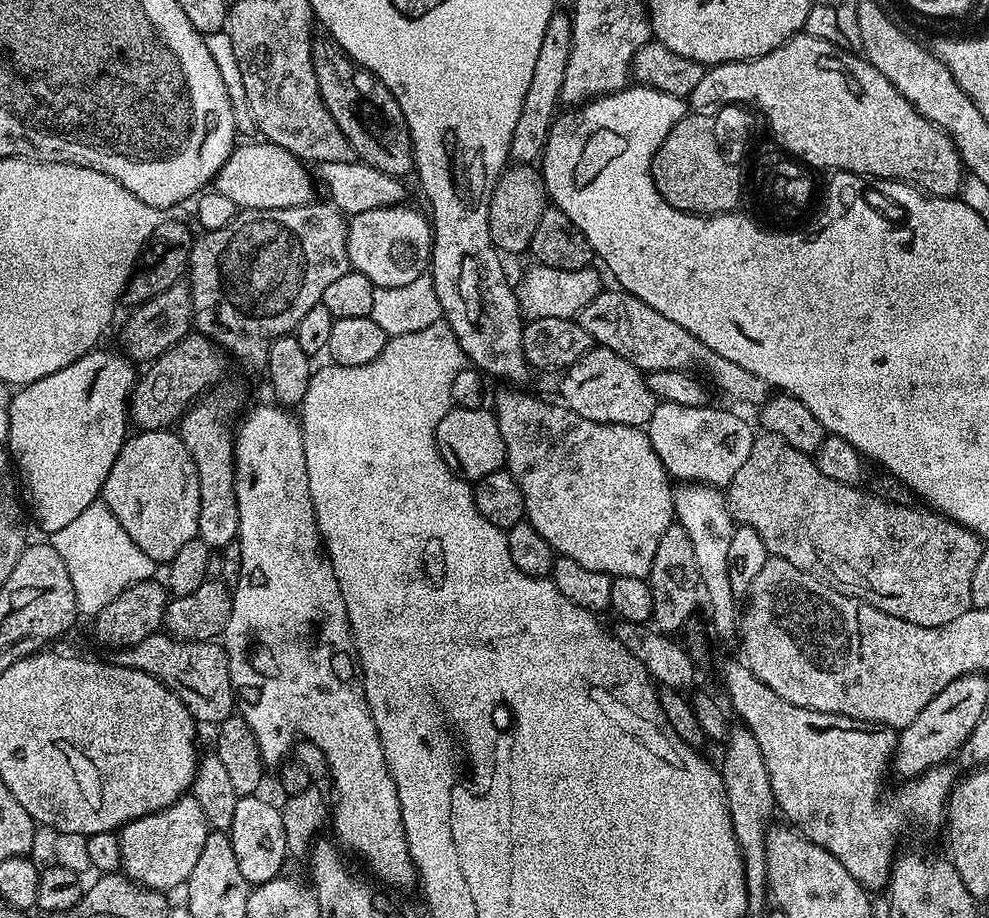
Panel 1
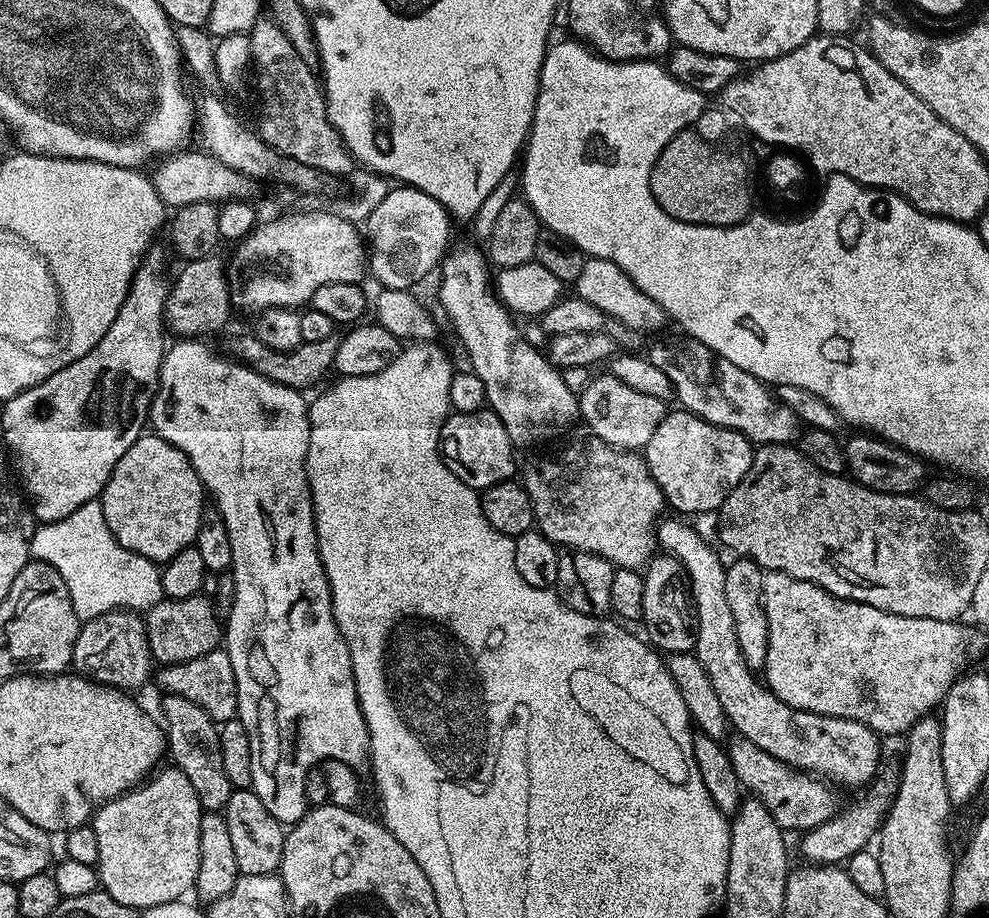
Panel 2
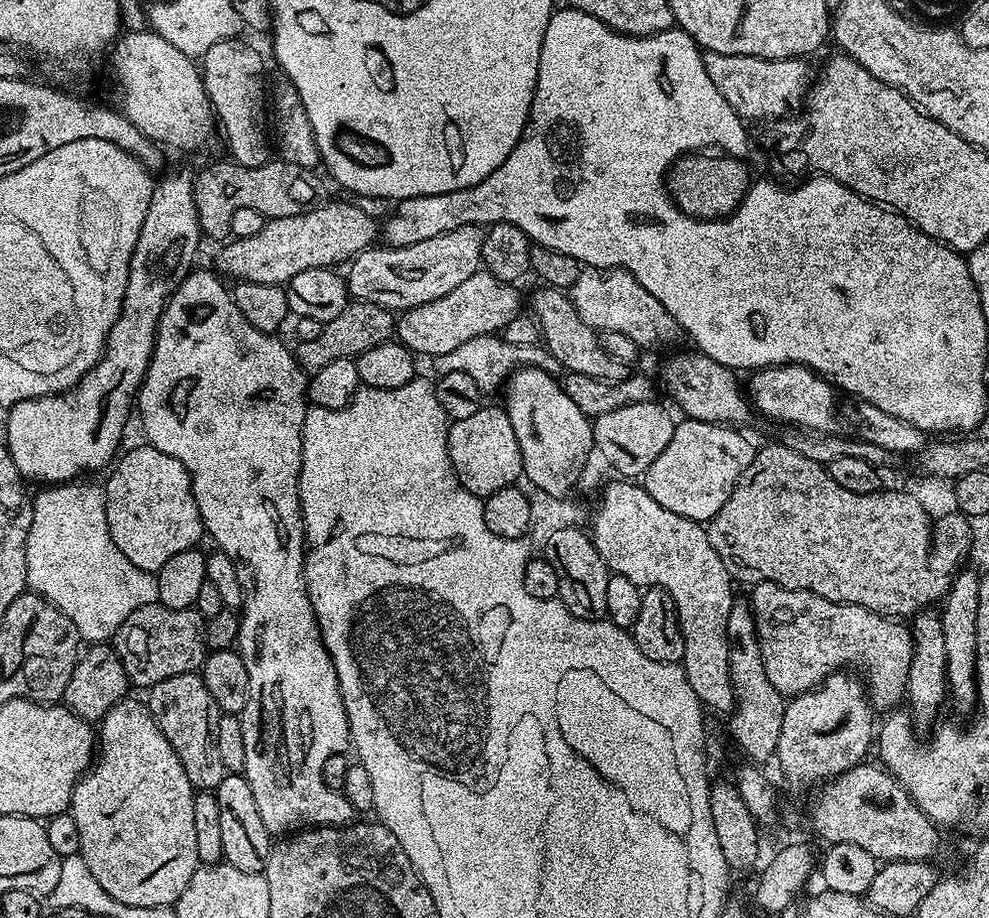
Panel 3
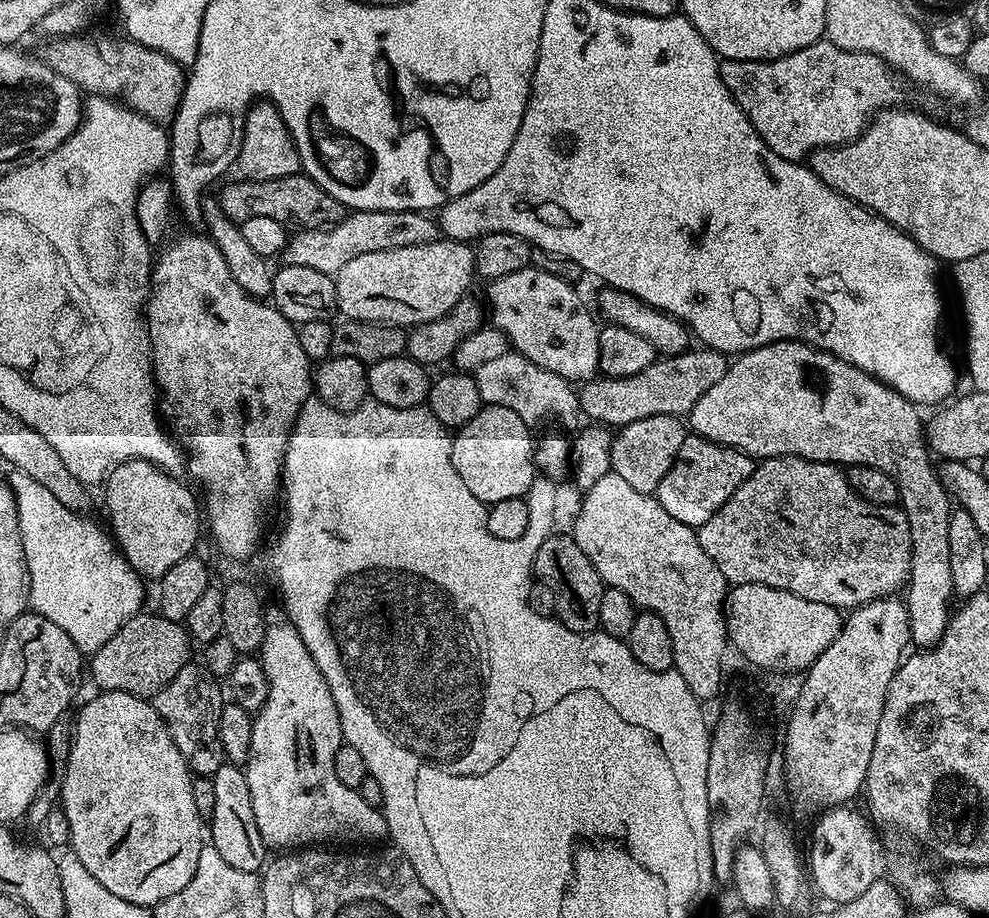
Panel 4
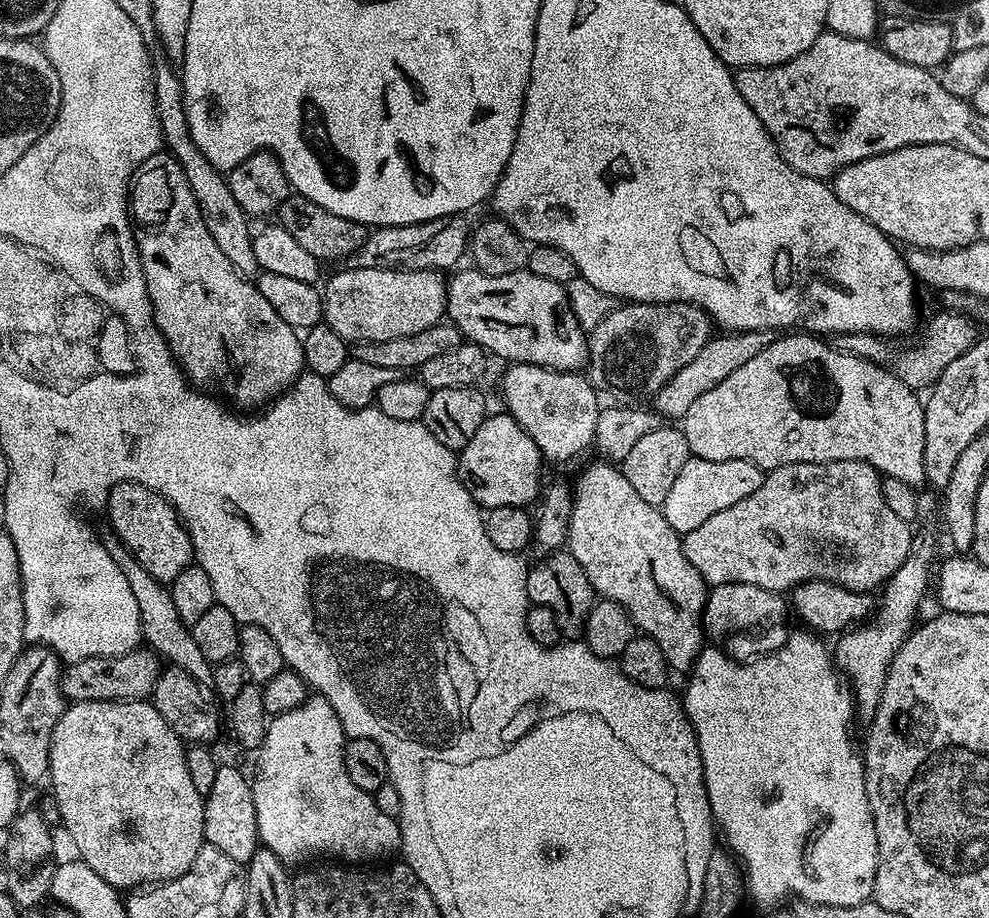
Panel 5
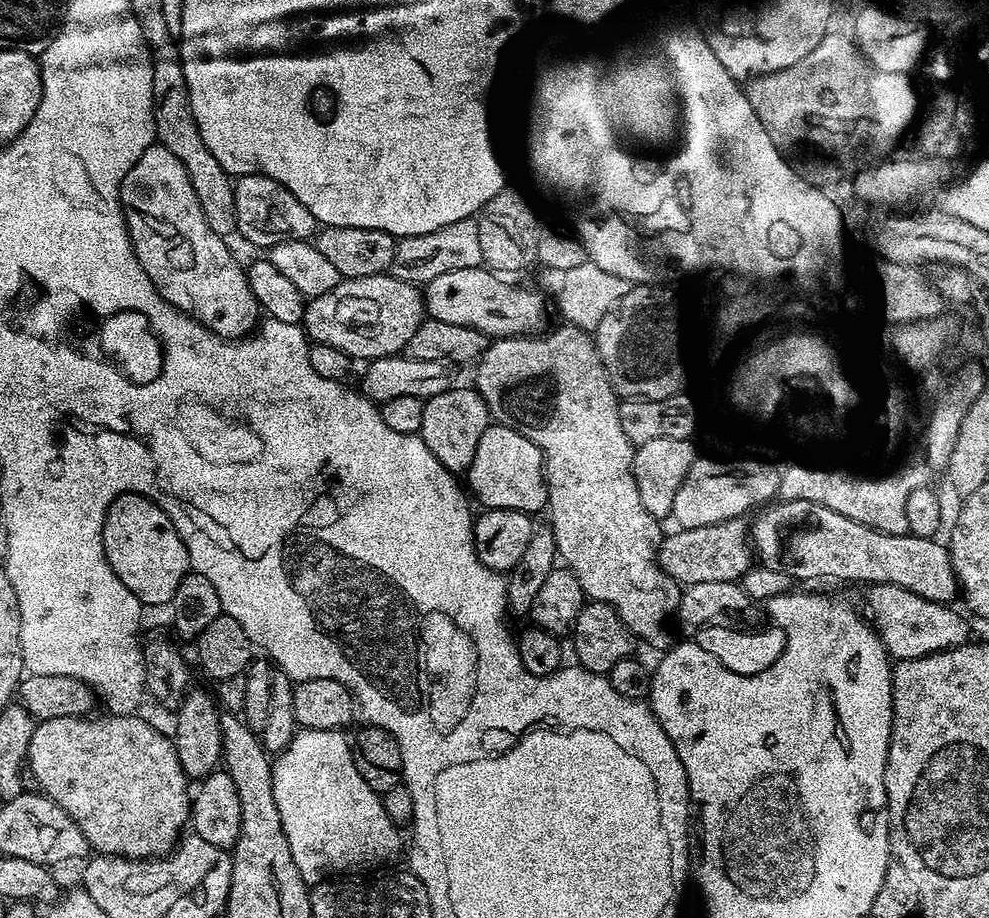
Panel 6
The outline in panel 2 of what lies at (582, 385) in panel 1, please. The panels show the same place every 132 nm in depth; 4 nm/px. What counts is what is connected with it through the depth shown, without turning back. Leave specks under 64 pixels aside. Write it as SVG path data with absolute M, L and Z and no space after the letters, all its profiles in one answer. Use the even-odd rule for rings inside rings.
M610 374L593 375L584 391L579 393L578 399L580 416L588 423L591 435L626 452L644 449L666 414L665 401L650 398L650 394L641 394L639 390L626 386L626 382L618 382L618 378Z

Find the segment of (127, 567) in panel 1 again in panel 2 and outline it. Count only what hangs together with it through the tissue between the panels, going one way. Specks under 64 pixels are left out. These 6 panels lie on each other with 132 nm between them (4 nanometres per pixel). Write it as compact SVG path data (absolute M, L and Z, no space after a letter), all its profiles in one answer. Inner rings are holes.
M40 526L37 527L36 533L32 535L32 556L35 559L41 560L43 564L49 564L54 566L54 570L58 570L58 574L62 574L62 582L66 582L66 590L70 590L70 598L72 599L72 605L74 610L78 614L80 621L86 621L90 618L98 618L98 614L106 614L107 612L113 612L119 608L130 608L133 610L147 610L153 608L159 600L165 599L164 591L162 590L162 578L160 577L161 569L158 567L157 561L147 560L142 558L142 554L134 554L130 550L126 550L122 545L113 538L110 534L110 530L103 526L97 526L97 528L64 528L68 526ZM100 540L104 543L104 560L95 560L92 557L92 551L99 546Z

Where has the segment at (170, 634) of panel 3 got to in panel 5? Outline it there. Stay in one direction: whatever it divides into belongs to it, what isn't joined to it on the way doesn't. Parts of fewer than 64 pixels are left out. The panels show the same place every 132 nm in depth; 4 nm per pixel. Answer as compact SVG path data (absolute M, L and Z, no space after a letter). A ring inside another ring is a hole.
M151 650L127 652L125 656L86 658L68 664L60 674L60 689L65 701L106 702L107 700L148 700L162 671L162 661Z

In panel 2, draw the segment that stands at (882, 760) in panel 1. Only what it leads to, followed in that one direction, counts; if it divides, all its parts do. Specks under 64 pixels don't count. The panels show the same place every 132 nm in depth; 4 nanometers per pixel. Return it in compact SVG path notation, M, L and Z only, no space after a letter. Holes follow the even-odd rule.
M661 519L656 529L656 542L665 553L682 562L688 574L696 614L694 651L714 685L718 702L722 702L722 710L726 710L729 725L739 735L750 738L754 746L762 746L766 754L774 754L774 758L801 772L819 774L836 786L845 784L848 788L859 789L871 784L878 772L876 767L880 764L881 737L857 720L798 712L779 700L769 690L767 683L761 682L757 673L746 666L746 660L738 650L734 617L726 606L725 561L720 561L719 554L690 525L668 519Z

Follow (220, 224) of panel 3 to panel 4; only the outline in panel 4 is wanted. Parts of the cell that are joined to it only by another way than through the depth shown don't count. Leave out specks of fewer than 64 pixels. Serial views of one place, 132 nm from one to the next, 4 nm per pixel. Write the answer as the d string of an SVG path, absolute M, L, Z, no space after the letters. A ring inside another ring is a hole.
M303 174L274 178L273 181L252 181L237 179L237 184L228 184L218 193L222 210L231 220L237 222L246 218L274 218L274 222L282 222L292 230L323 228L343 220L346 209L322 186L318 186Z

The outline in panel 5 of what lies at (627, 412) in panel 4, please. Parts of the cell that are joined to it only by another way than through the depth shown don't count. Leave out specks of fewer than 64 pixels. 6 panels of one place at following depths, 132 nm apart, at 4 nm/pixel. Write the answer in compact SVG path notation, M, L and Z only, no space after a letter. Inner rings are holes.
M766 330L725 331L720 335L724 336L713 335L705 340L702 350L698 350L698 358L694 358L694 362L682 366L682 370L678 370L678 374L674 374L674 378L670 378L670 382L666 382L666 386L656 393L654 408L665 421L679 421L686 414L686 410L690 410L690 405L697 398L702 398L702 394L706 394L706 390L714 390L714 386L718 386L718 382L730 378L730 374L734 374L734 370L739 370L745 362L750 362L750 358L762 354L762 350L766 350L766 346L770 346L778 339L776 332Z

